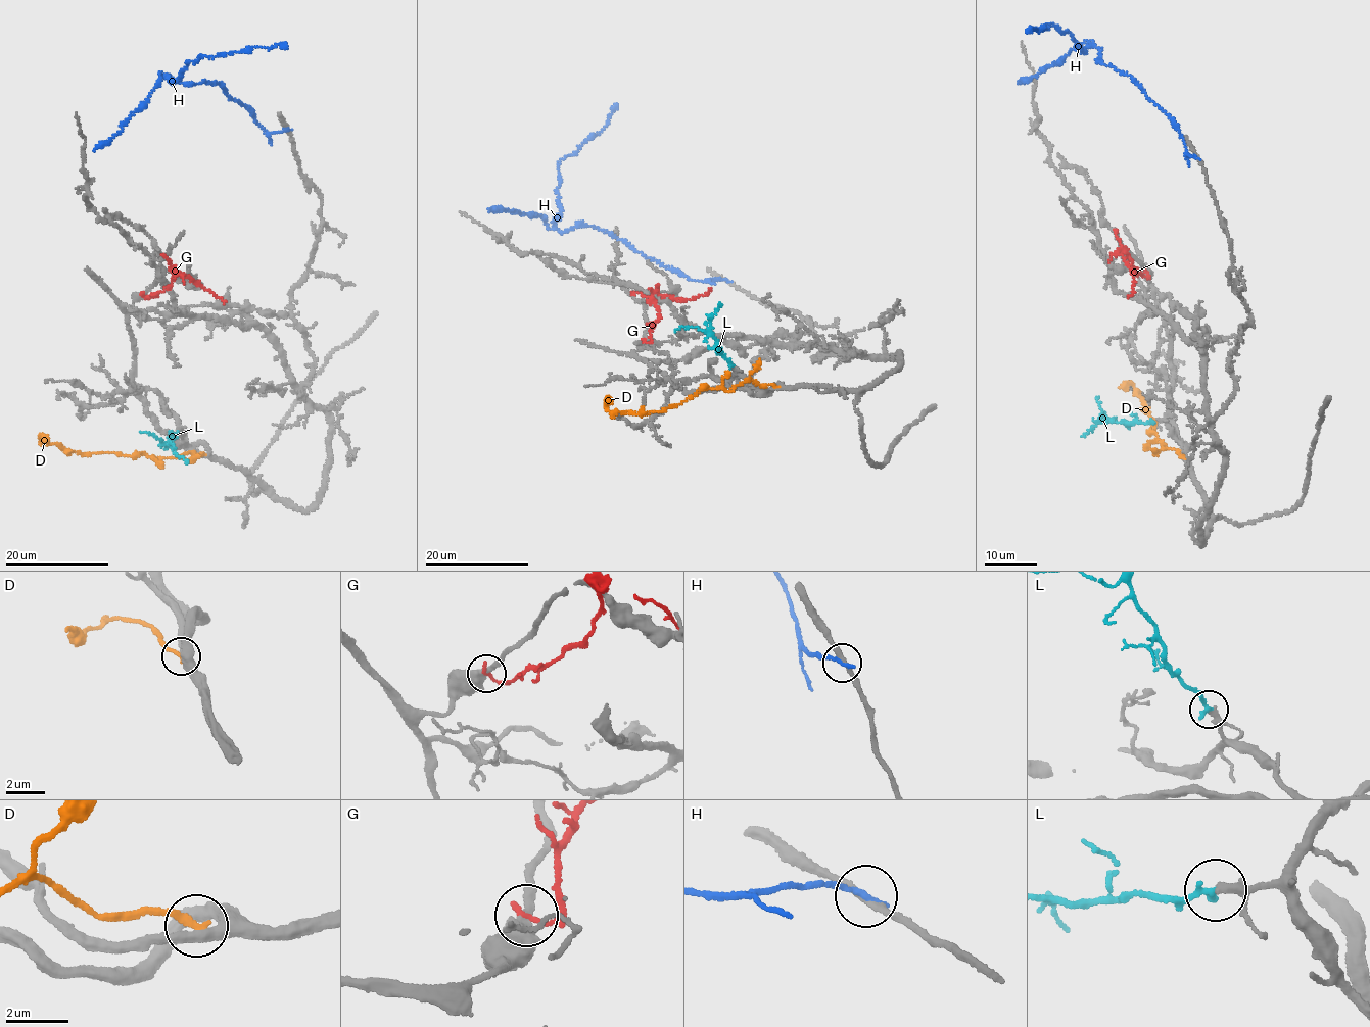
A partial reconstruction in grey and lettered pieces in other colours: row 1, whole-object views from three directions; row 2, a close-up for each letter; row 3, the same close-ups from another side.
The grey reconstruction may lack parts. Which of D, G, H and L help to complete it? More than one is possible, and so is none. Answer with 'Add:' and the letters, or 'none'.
Add: L

